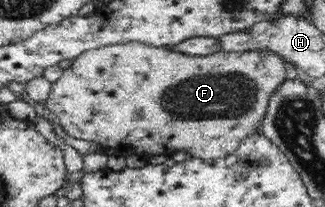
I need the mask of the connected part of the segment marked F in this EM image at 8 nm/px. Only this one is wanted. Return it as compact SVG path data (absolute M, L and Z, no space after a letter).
M128 42L109 45L80 54L77 58L63 65L61 76L52 82L48 97L47 108L54 114L55 120L62 126L64 131L87 142L95 142L103 151L113 152L119 156L138 154L140 157L149 159L153 156L166 154L170 156L178 150L184 150L192 157L217 160L233 151L251 134L259 132L268 107L269 97L273 91L285 80L285 62L281 55L273 51L219 51L209 56L197 56L185 54L182 51L174 51L168 47L156 47L142 42Z

